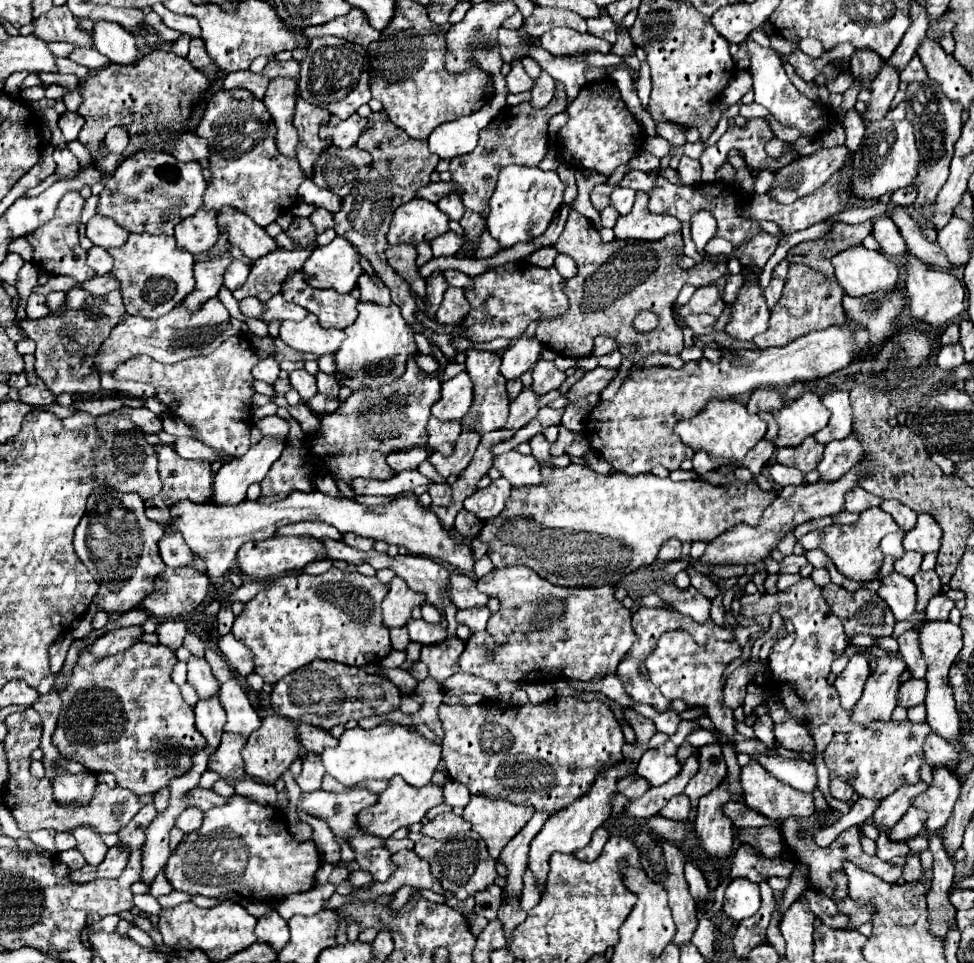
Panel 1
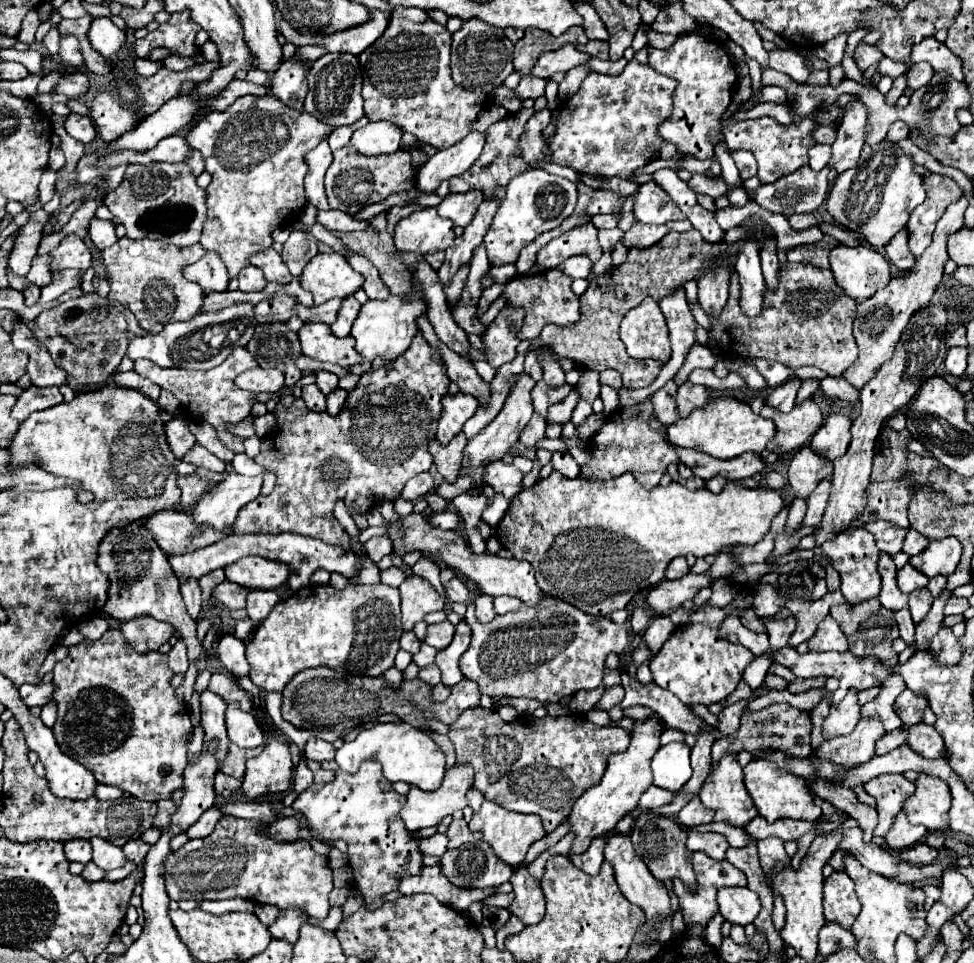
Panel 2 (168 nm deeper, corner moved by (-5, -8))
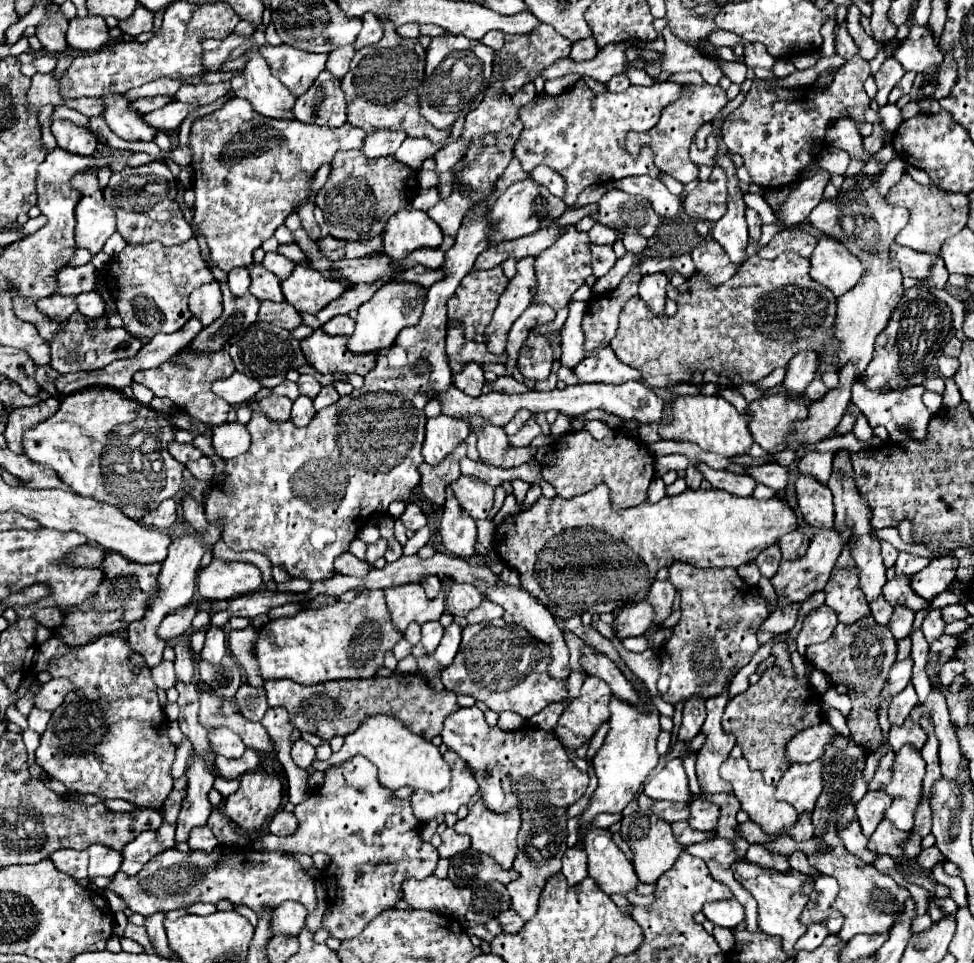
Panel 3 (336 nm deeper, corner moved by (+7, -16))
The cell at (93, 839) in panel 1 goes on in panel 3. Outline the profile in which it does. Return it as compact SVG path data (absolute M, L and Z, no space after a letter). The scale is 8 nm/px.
M93 844L87 848L89 852L89 878L93 876L113 876L121 868L121 852L105 848L101 844Z

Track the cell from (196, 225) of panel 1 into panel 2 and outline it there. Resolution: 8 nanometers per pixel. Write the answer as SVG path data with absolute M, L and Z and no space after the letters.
M205 250L201 260L185 268L185 278L197 282L203 290L215 290L215 292L227 290L227 284L229 284L229 276L217 252L209 252L209 250Z

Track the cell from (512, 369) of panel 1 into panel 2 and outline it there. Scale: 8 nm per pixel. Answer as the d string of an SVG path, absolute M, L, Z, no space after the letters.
M521 372L517 376L513 376L513 382L511 382L511 390L509 390L509 396L503 404L503 410L497 414L497 418L483 430L479 432L467 446L465 446L465 456L469 456L471 460L471 466L469 466L469 474L471 470L487 464L487 462L493 462L493 460L501 460L509 448L519 440L519 434L521 430L525 428L525 424L529 422L529 418L533 416L533 406L531 406L531 390L535 386L536 381L527 374L527 372Z

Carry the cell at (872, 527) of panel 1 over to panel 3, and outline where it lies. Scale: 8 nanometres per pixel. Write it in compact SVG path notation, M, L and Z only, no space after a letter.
M847 544L823 590L825 604L839 614L839 622L843 624L855 624L857 620L871 614L865 594L857 586L857 570L849 552L851 552L851 546Z

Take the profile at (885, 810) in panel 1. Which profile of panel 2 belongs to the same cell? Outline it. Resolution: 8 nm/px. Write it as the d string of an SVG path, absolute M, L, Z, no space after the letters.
M885 774L869 780L865 784L865 792L877 800L879 824L875 828L875 836L885 836L893 826L895 816L903 810L905 800L915 792L915 784L903 774Z

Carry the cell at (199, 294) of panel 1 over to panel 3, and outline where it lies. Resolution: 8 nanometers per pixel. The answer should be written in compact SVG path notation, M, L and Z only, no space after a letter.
M231 98L221 110L197 120L189 136L189 146L195 152L191 162L193 192L197 196L193 214L195 224L209 244L213 264L217 264L223 272L231 272L237 266L251 266L253 250L271 238L273 232L307 196L307 188L315 172L323 164L331 164L335 152L339 150L361 150L365 136L367 134L361 128L353 128L351 124L343 124L339 128L323 128L303 124L299 120L265 118L257 114L247 100L241 98Z

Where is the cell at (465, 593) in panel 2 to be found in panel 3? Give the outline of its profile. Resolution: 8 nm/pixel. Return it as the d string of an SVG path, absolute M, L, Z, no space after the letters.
M425 576L425 580L421 580L421 586L425 588L429 598L435 598L441 590L441 580L437 576Z

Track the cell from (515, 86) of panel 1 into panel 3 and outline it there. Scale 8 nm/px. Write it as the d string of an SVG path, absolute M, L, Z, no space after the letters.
M527 84L511 100L513 100L513 104L517 104L517 108L521 108L521 106L529 104L533 98L535 98L535 86L533 84Z

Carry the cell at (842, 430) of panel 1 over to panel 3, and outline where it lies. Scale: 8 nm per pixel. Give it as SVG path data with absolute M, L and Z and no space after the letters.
M809 450L797 464L797 472L799 474L807 474L813 476L815 480L821 480L823 484L827 484L829 476L831 476L831 462L833 462L833 452L827 454L819 454L815 450Z

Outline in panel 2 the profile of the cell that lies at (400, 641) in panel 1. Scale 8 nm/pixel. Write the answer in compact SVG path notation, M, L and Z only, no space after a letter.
M405 632L403 636L401 636L401 648L403 650L407 650L409 654L417 654L419 652L419 646L421 646L421 640L413 634L413 632Z

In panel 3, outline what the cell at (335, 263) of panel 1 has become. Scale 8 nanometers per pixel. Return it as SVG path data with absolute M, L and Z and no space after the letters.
M297 264L289 274L289 278L281 282L281 288L285 300L291 306L295 306L297 312L307 314L319 312L345 292L345 286L341 282L327 280L321 272L305 268L301 264Z

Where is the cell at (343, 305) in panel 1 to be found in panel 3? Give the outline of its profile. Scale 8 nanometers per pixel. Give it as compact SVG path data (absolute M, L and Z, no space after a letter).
M337 316L337 318L331 318L329 322L323 324L323 332L331 334L331 336L335 336L335 334L351 336L353 328L355 328L355 320L349 316Z

